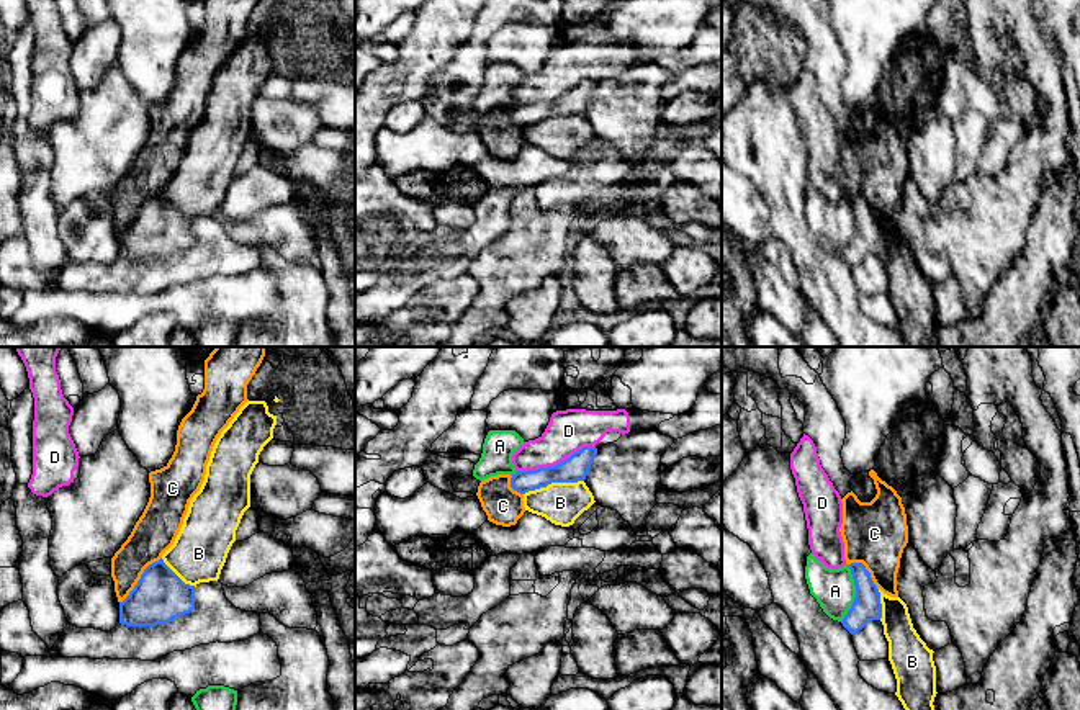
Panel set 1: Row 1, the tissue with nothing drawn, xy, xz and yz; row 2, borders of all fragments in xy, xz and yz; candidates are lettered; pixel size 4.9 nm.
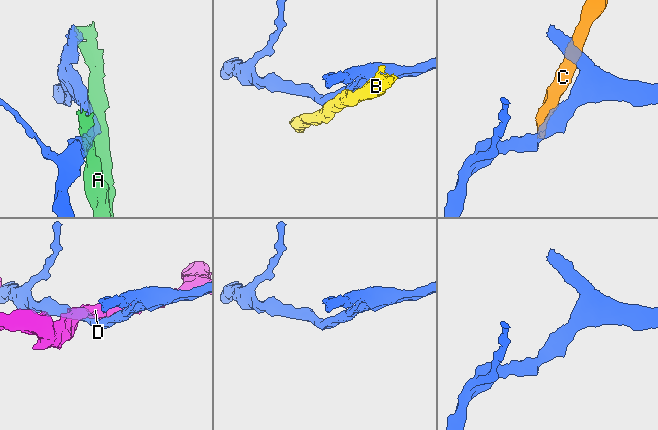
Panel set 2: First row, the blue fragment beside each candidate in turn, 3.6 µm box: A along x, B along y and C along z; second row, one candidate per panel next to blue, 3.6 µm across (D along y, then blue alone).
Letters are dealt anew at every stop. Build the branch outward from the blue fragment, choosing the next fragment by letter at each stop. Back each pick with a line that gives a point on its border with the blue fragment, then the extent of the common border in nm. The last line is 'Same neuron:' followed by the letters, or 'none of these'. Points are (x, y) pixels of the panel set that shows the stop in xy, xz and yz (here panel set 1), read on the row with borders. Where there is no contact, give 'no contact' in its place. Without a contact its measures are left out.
Same neuron: none of these

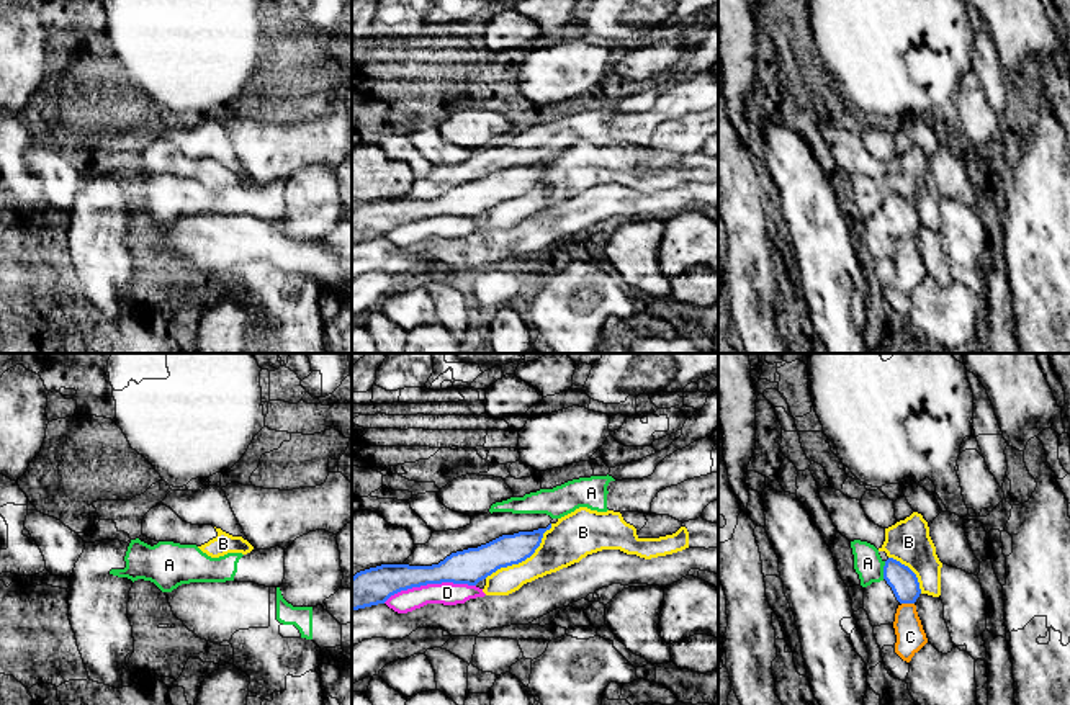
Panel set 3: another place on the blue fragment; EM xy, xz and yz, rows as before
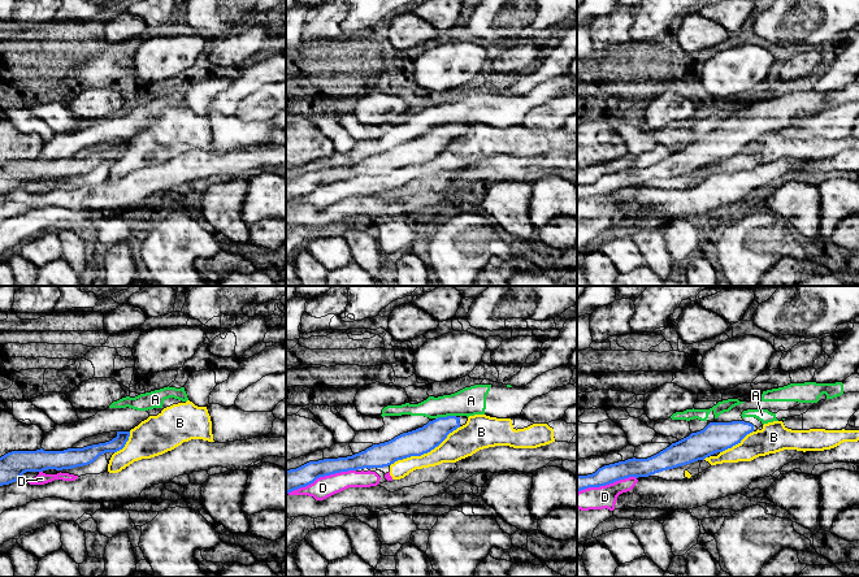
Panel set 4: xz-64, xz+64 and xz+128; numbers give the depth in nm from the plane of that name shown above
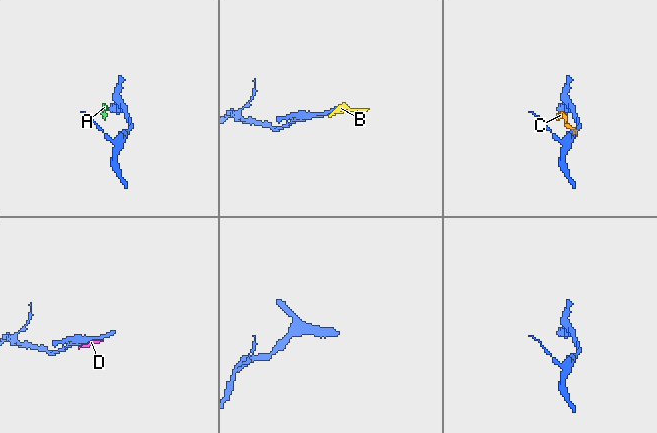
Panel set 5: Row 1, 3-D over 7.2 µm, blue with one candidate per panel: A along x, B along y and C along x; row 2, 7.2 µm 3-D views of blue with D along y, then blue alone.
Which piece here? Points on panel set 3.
A: meets blue in yz at (884, 570); contact 90 nm long
Same neuron: A

